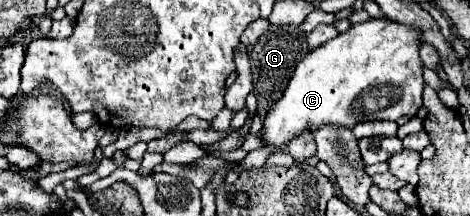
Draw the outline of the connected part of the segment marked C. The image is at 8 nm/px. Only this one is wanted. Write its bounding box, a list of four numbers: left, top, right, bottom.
[261,18,423,148]

